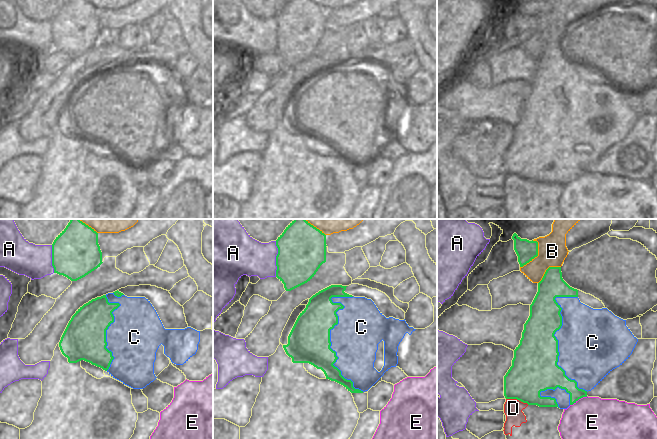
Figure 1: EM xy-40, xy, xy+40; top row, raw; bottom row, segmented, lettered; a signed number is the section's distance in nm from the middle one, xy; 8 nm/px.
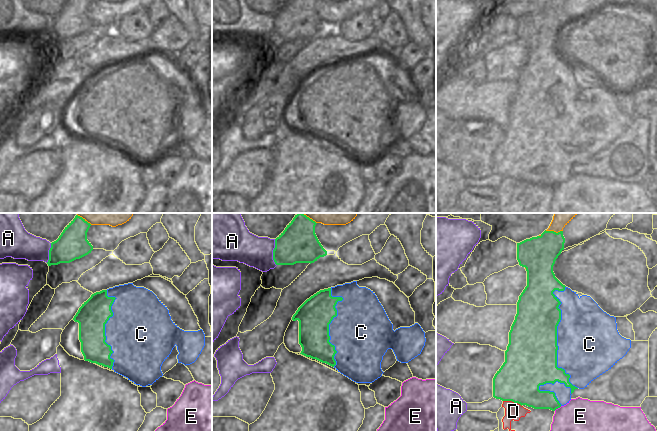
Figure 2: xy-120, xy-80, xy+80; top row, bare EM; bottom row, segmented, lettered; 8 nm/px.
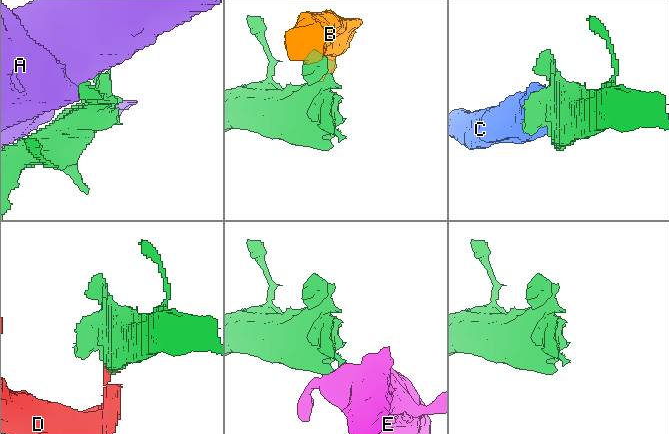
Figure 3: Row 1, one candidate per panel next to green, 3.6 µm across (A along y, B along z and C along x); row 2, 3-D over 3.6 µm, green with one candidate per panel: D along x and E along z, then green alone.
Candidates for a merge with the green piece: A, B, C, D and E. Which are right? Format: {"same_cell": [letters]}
{"same_cell": []}

